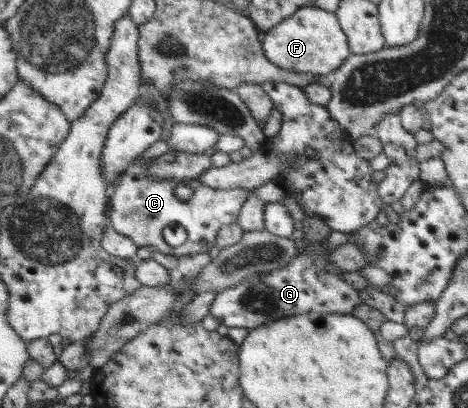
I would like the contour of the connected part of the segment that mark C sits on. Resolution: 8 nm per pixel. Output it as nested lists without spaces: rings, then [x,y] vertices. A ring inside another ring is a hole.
[[[139,159],[137,161],[134,160],[126,167],[116,188],[111,192],[110,227],[130,237],[139,247],[148,248],[153,255],[156,252],[171,256],[207,253],[211,251],[211,247],[216,246],[219,232],[224,225],[238,223],[243,204],[250,195],[249,190],[242,188],[235,190],[211,189],[211,187],[205,187],[197,178],[183,181],[175,181],[175,179],[161,181],[161,179],[153,179],[153,176],[150,176],[150,166],[151,162],[141,163]],[[179,183],[185,183],[185,185],[193,187],[193,191],[195,191],[195,194],[193,194],[193,197],[188,202],[181,201],[175,195],[175,189],[179,187]],[[171,223],[179,225],[187,231],[187,240],[180,246],[171,247],[163,239],[163,231]]]

